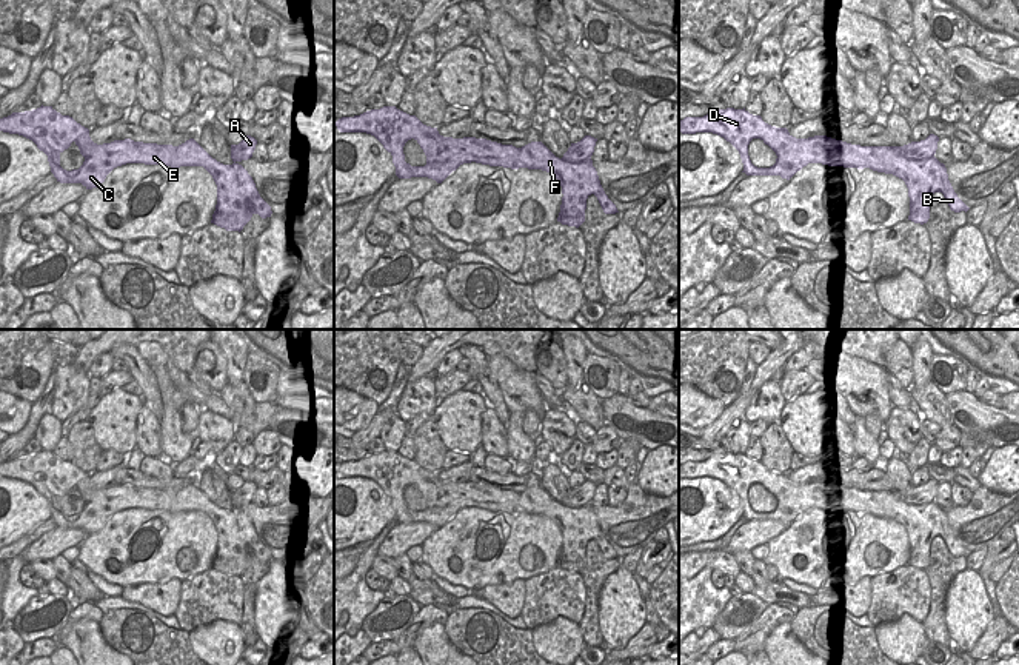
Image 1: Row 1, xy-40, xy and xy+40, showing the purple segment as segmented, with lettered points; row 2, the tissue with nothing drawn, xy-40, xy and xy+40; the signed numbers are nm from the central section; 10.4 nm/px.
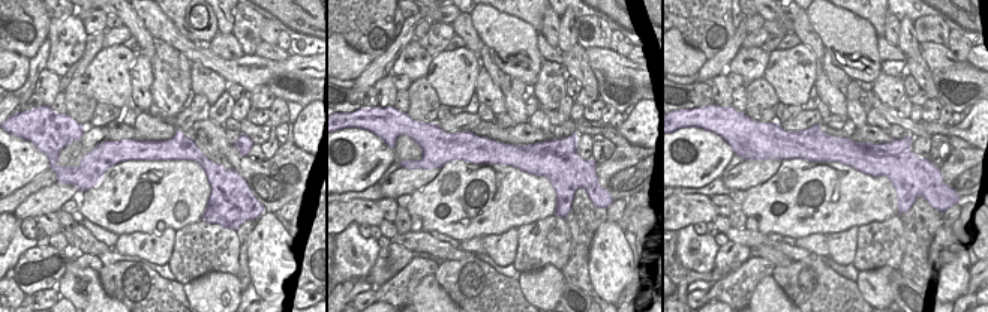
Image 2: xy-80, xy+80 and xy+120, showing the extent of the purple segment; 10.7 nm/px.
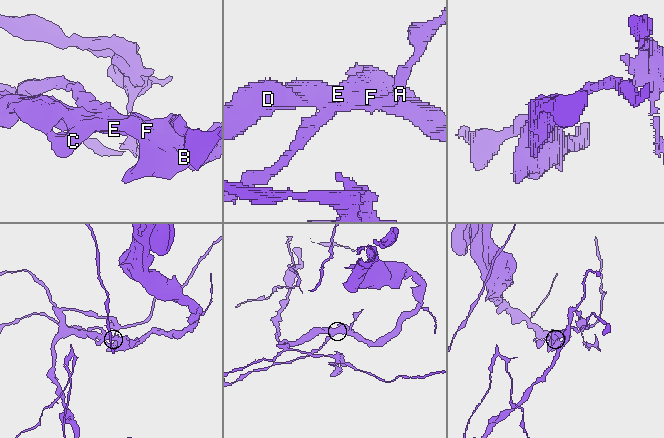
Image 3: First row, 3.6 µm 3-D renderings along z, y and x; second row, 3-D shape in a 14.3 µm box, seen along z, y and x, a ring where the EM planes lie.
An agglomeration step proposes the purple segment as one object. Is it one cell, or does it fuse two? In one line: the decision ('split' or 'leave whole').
split

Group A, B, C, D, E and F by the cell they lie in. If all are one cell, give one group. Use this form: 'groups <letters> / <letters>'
groups A / B C D E F

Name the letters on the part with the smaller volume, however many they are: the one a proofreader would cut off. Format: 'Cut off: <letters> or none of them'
Cut off: A

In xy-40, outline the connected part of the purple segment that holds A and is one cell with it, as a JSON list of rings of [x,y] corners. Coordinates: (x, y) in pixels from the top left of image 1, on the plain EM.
[[[245,480],[239,490],[231,490],[231,503],[232,506],[242,506],[252,502],[257,485],[251,480]]]

